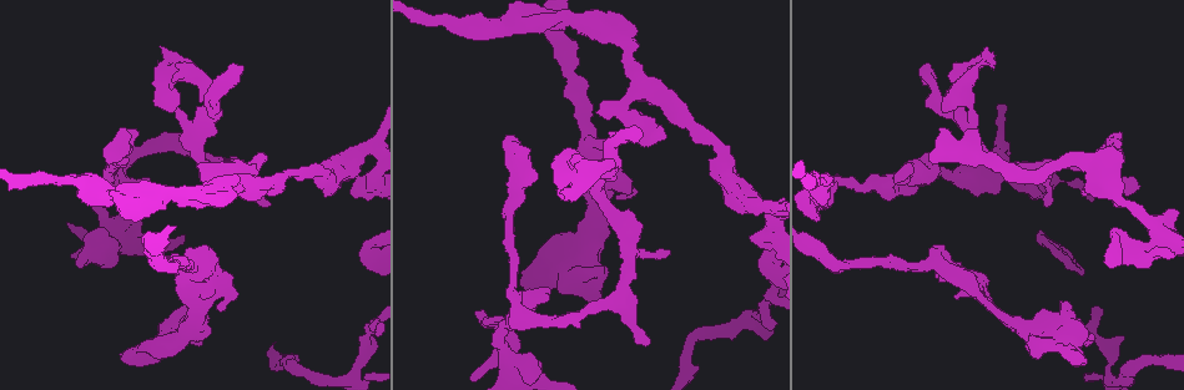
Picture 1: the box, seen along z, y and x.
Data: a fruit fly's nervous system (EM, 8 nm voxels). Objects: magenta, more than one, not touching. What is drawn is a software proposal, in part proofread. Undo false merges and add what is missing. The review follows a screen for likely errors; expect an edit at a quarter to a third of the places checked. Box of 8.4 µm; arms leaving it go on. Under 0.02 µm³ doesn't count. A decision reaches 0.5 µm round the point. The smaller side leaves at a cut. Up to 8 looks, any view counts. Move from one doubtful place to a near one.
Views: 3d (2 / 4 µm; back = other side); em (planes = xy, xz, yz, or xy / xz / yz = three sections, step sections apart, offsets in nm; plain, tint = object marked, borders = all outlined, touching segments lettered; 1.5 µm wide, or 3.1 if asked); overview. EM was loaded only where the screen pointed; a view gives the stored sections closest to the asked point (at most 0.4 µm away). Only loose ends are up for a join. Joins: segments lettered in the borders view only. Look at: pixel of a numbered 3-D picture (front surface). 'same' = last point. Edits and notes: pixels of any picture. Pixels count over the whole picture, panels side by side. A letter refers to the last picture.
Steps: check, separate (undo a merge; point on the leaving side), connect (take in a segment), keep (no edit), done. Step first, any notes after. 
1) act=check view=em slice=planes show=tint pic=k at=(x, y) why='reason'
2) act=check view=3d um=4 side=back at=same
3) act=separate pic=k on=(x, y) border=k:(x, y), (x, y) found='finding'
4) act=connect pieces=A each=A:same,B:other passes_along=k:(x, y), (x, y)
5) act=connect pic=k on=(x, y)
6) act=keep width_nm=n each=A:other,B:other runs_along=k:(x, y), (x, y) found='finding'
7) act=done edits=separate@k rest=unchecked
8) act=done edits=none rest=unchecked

act=check view=3d um=2 side=back pic=1 at=(641, 133) why='branch stops here'

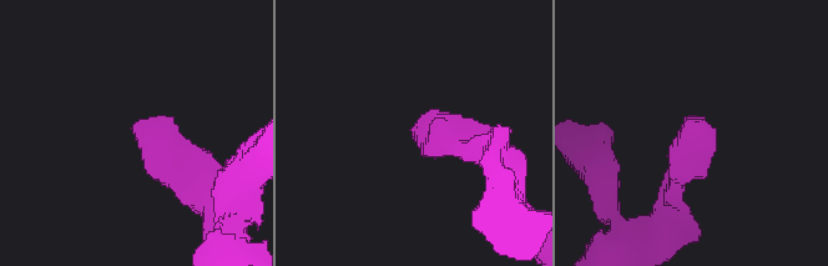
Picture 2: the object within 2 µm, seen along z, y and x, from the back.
act=check view=em slice=xy step=4 show=tint pic=2 at=(423, 138) why='need the tissue'

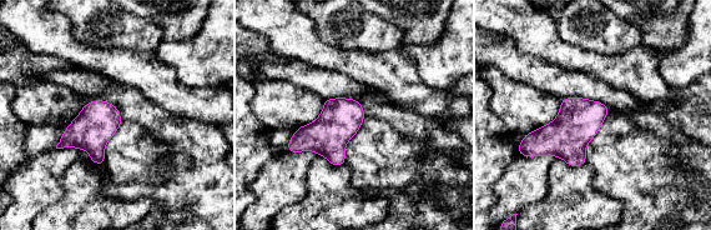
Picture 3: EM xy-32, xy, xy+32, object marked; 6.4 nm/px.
act=check view=em slice=planes show=borders at=same why='another direction'

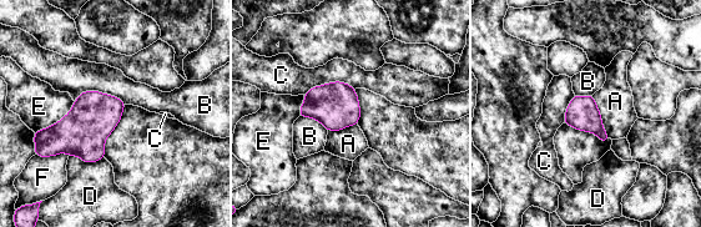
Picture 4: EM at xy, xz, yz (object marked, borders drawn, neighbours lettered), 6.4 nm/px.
act=keep width_nm=200 longest_contact=B:340nm each=A:other,B:other,C:other,D:other,E:other,F:other found='none of them fits'

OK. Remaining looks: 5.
act=check view=3d um=4 pic=1 at=(1092, 336) why='an open end'

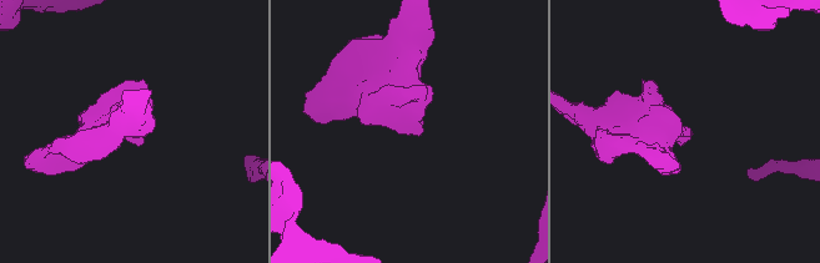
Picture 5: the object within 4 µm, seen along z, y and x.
act=check view=em slice=planes show=borders pic=5 at=(691, 131) why='need the tissue'

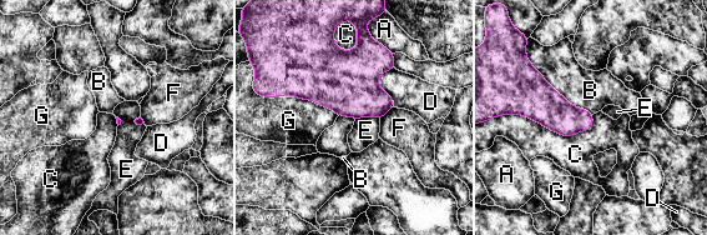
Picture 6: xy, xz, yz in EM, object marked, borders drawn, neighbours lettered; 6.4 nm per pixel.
act=keep longest_contact=C:550nm each=A:other,B:other,C:other,D:other,E:other,F:other,G:other found='none of them fits'

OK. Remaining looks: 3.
act=check view=em slice=planes show=tint pic=1 at=(647, 343) why='an open end'

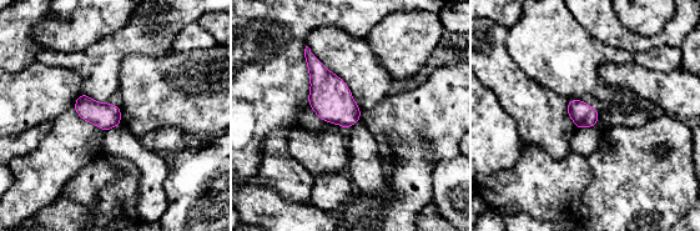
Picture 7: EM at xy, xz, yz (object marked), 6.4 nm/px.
act=check view=em slice=planes show=borders at=same

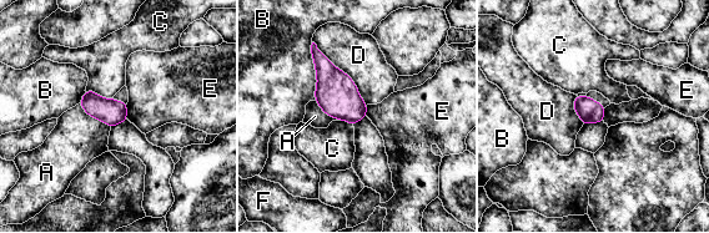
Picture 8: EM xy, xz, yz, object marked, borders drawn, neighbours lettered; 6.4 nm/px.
act=keep longest_contact=D:550nm each=A:other,B:other,C:other,D:other,E:other,F:other border=8:(79, 104), (90, 116), (110, 127) found='no lettered segment goes on from it'

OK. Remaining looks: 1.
act=done edits=none rest=unchecked

